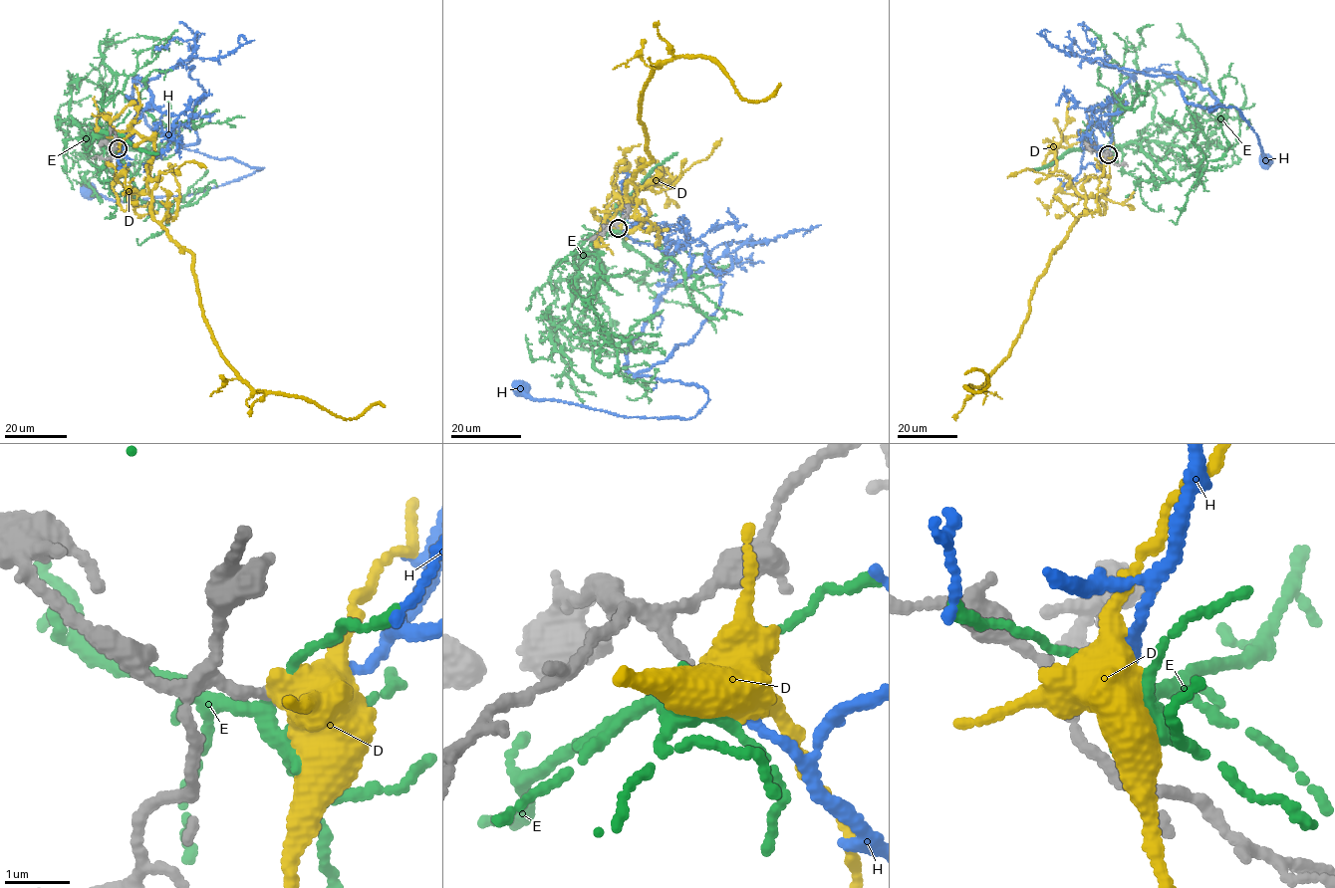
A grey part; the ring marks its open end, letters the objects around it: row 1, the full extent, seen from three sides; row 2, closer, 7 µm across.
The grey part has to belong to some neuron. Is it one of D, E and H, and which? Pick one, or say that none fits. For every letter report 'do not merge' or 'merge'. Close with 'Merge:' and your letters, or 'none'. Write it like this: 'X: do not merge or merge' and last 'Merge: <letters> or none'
D: do not merge
E: do not merge
H: merge
Merge: H

